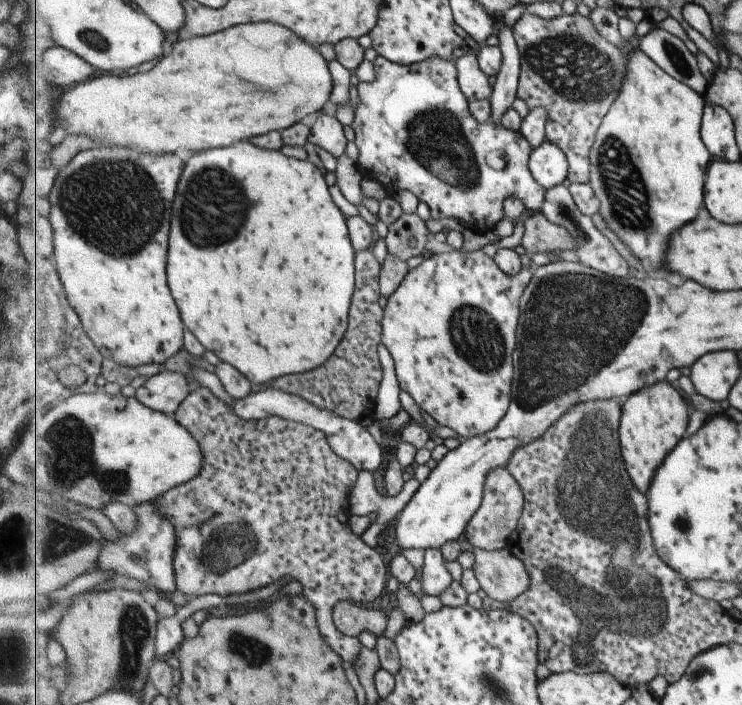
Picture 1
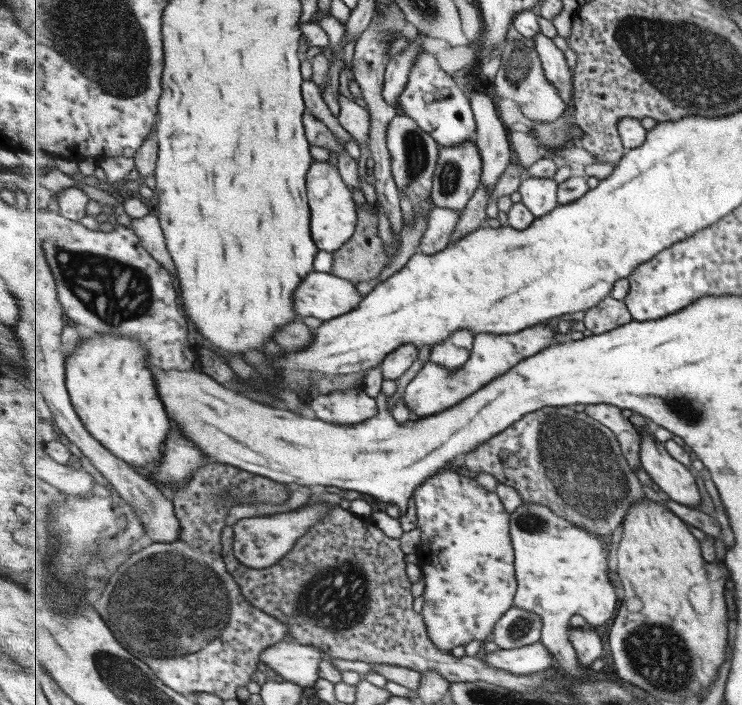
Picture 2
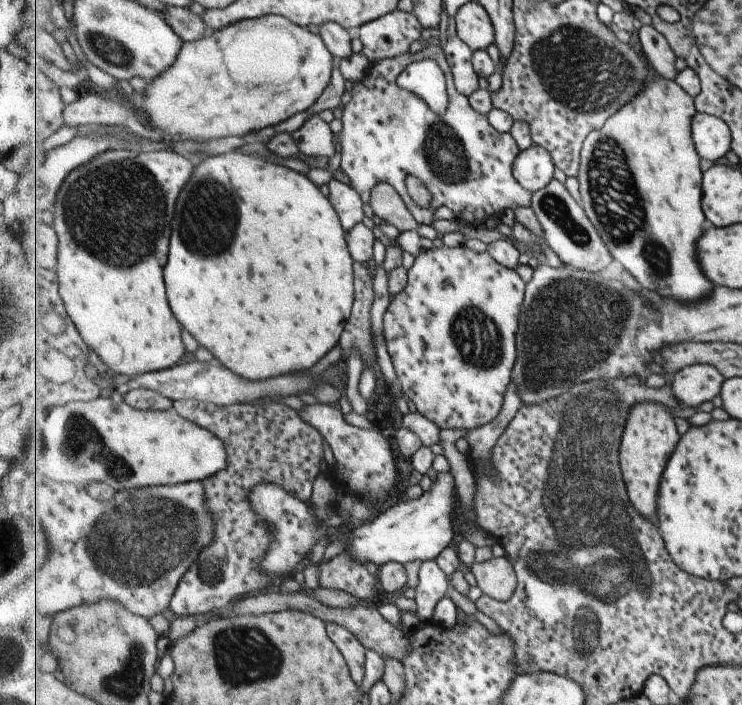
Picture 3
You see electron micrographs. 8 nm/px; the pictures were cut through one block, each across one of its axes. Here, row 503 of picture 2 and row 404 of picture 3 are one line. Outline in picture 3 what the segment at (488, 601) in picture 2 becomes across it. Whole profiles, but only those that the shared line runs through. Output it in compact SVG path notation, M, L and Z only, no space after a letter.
M467 246L433 248L421 251L416 256L415 264L408 269L408 283L405 290L394 297L384 316L384 336L387 348L392 356L393 364L398 376L398 382L404 394L416 405L417 410L439 426L439 428L459 428L467 431L484 427L492 423L501 412L505 404L507 390L512 383L514 366L517 360L517 332L520 327L520 316L524 306L527 286L523 278L515 269L499 264L487 250L479 253Z

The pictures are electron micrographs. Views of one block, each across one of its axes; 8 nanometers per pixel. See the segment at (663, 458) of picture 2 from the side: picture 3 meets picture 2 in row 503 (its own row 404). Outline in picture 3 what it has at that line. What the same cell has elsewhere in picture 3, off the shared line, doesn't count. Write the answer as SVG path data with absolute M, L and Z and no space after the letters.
M695 364L673 375L671 386L683 408L697 408L721 394L726 378L713 364Z

